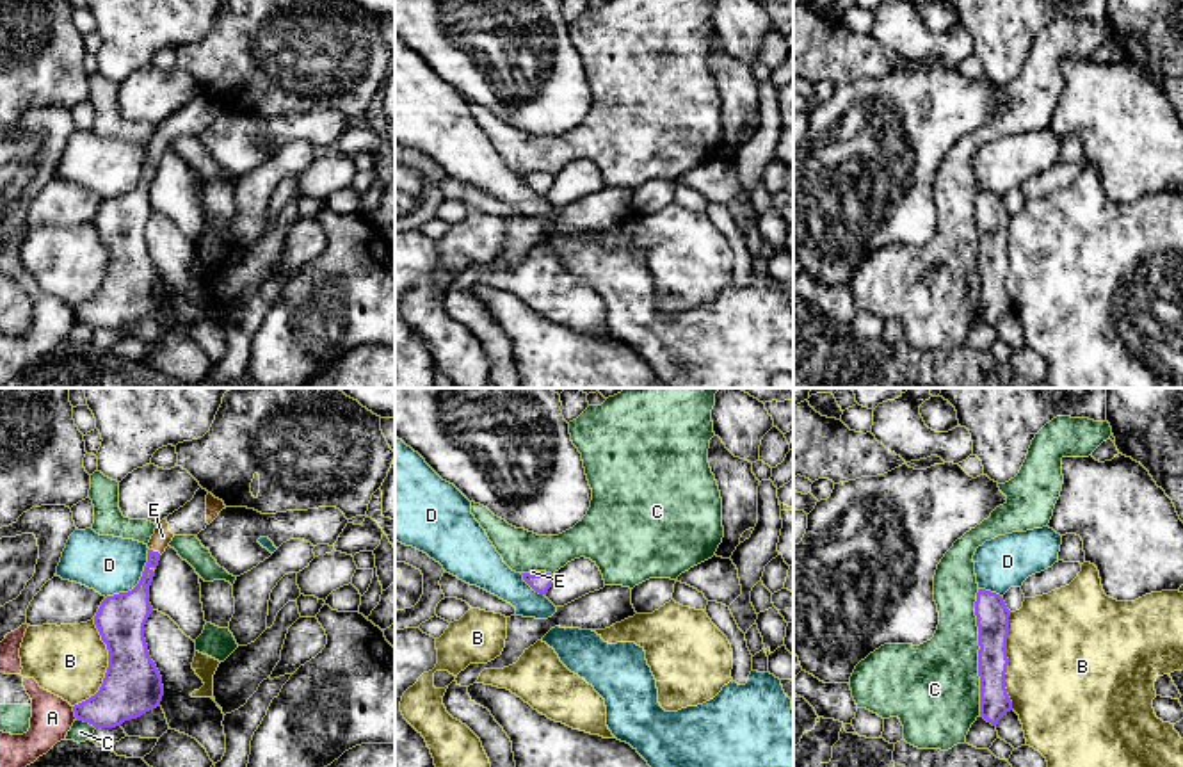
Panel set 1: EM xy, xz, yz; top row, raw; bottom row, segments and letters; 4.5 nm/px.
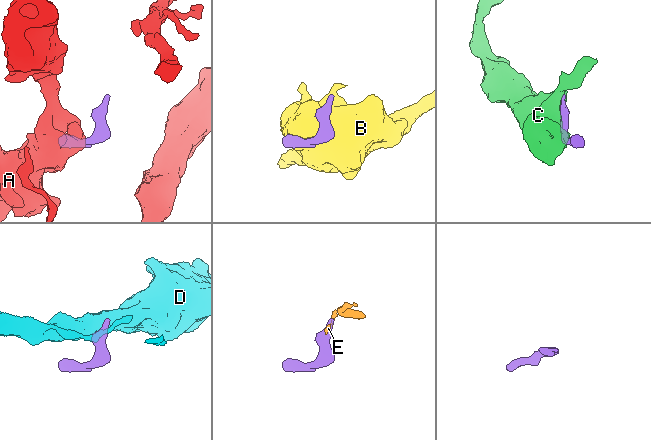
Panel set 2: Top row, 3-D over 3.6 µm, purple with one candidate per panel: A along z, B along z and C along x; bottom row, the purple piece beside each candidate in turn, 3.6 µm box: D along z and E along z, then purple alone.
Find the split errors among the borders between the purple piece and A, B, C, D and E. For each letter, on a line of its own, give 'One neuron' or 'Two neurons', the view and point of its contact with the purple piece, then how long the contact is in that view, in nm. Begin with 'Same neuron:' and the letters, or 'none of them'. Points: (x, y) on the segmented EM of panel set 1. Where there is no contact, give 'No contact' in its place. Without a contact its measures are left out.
Same neuron: E
A: Two neurons. Touches purple at xy (73, 710). Shared border 60 nm
B: Two neurons. Touches purple at yz (1007, 661). Shared border 440 nm
C: Two neurons. Touches purple at yz (979, 652). Shared border 550 nm
D: Two neurons. Touches purple at xy (139, 582). Shared border 300 nm
E: One neuron. Touches purple at xy (155, 552). Shared border 60 nm

